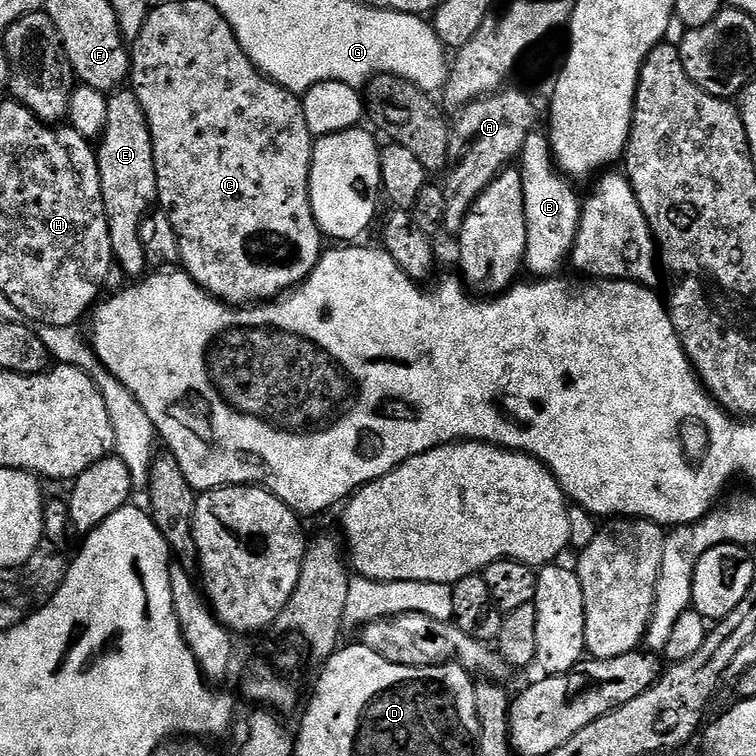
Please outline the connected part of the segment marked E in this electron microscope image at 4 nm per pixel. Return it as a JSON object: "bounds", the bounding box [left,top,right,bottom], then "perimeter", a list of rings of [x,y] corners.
{"bounds":[96,90,158,278],"perimeter":[[[117,90],[108,96],[104,133],[98,137],[96,161],[102,182],[102,198],[106,206],[106,218],[110,226],[112,259],[115,263],[120,264],[128,278],[143,277],[148,263],[146,262],[146,254],[142,250],[140,227],[144,217],[153,211],[154,205],[157,203],[158,178],[154,170],[154,146],[150,138],[150,126],[146,122],[146,114],[142,110],[138,98],[131,90]]]}

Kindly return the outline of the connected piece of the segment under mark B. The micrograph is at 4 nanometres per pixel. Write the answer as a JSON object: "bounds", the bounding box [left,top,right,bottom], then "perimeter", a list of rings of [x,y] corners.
{"bounds":[518,130,582,278],"perimeter":[[[537,130],[526,138],[526,146],[522,146],[518,157],[518,167],[522,174],[522,194],[526,198],[526,254],[524,255],[524,268],[532,271],[536,278],[552,278],[563,264],[569,263],[572,247],[578,234],[580,225],[580,210],[582,196],[572,189],[573,181],[565,177],[556,166],[552,156],[552,144],[543,131]]]}

